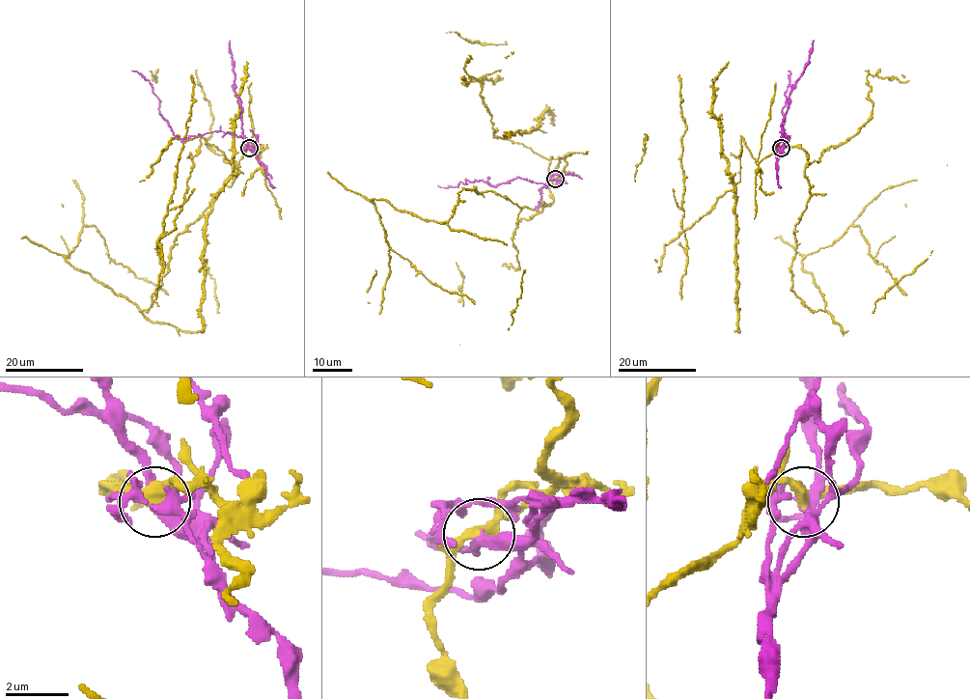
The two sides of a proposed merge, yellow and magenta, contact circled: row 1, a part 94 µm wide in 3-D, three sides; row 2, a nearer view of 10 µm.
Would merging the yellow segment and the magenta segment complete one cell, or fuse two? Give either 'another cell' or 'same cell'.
another cell

